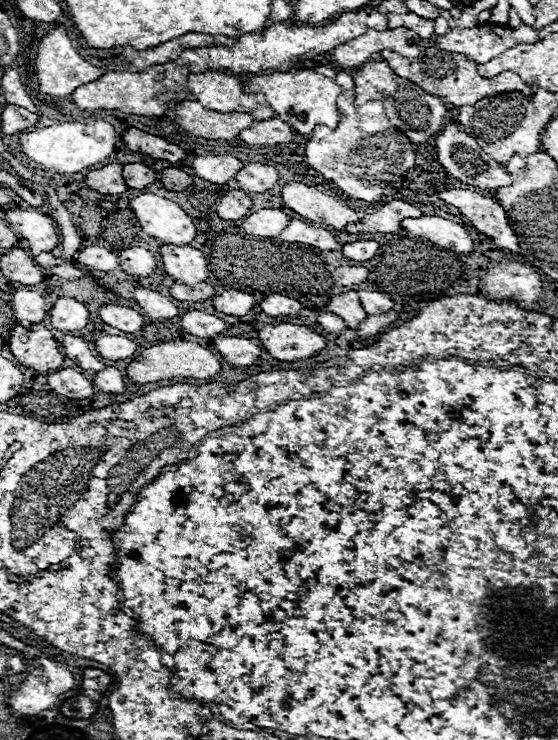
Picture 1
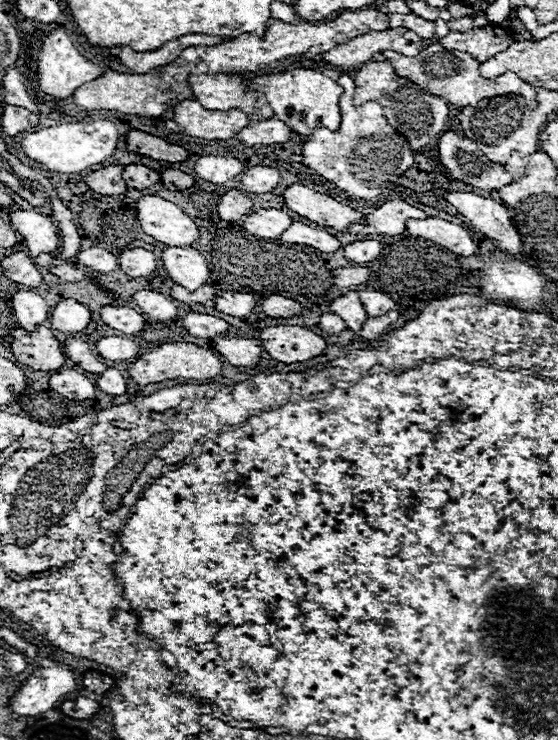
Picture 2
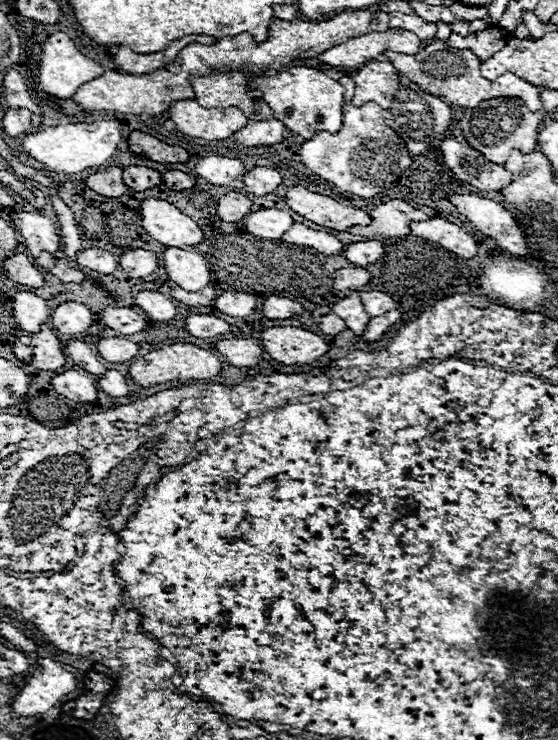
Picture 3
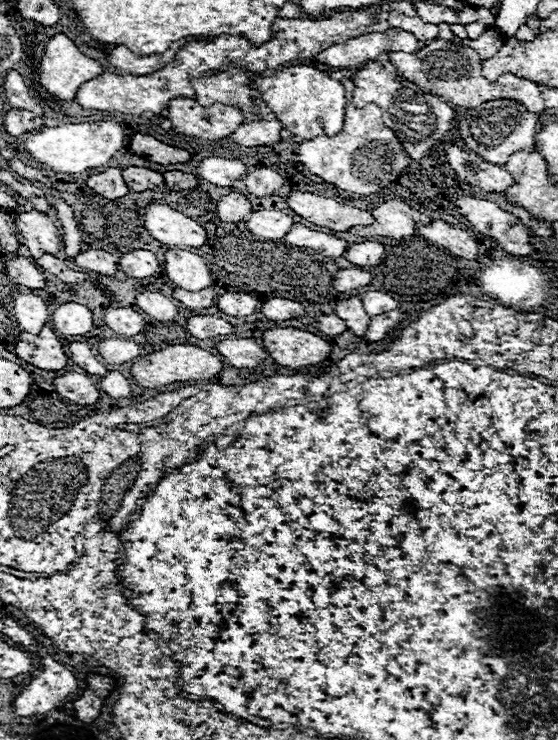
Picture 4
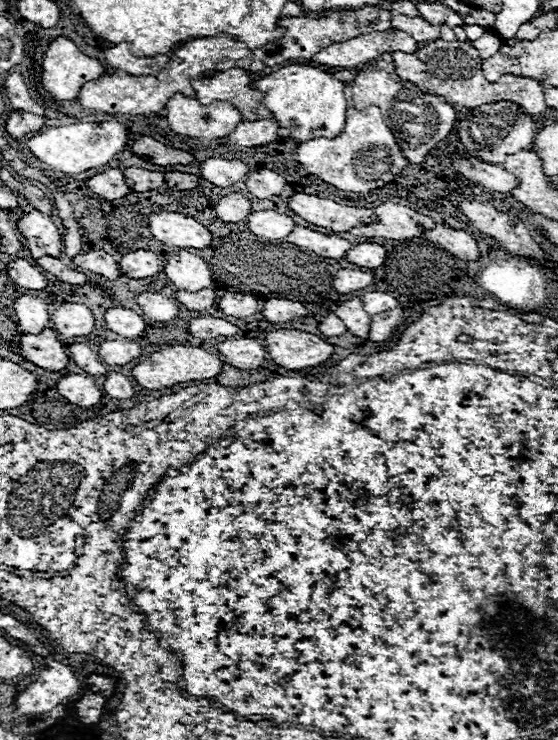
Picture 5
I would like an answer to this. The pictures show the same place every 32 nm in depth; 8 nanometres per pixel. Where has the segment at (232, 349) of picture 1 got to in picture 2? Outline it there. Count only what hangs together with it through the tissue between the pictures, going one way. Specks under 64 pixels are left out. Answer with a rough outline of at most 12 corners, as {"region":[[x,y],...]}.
{"region":[[214,338],[232,366],[254,366],[262,344],[254,338]]}

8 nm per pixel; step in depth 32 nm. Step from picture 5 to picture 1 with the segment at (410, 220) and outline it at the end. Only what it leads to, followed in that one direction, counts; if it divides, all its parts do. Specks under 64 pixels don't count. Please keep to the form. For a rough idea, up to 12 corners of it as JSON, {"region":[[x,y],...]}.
{"region":[[392,200],[358,224],[350,234],[396,232],[402,216],[422,216],[404,200]]}

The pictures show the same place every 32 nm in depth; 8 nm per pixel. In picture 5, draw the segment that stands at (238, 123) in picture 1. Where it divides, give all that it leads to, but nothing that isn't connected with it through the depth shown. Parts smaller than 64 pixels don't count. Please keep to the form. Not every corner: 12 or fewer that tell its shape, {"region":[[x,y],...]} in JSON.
{"region":[[178,94],[166,104],[176,134],[218,140],[242,114],[224,102],[202,106]]}

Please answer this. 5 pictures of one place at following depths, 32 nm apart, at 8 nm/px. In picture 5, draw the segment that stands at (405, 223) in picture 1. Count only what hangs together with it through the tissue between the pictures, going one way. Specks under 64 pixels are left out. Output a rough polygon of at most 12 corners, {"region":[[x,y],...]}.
{"region":[[442,222],[424,230],[424,238],[452,256],[478,260],[476,240]]}

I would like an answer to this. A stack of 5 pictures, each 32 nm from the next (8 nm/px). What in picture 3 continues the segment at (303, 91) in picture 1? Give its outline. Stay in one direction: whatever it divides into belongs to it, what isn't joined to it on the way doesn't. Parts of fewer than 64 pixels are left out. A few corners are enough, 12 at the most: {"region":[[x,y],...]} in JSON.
{"region":[[314,68],[260,76],[274,118],[310,138],[342,128],[344,88]]}

